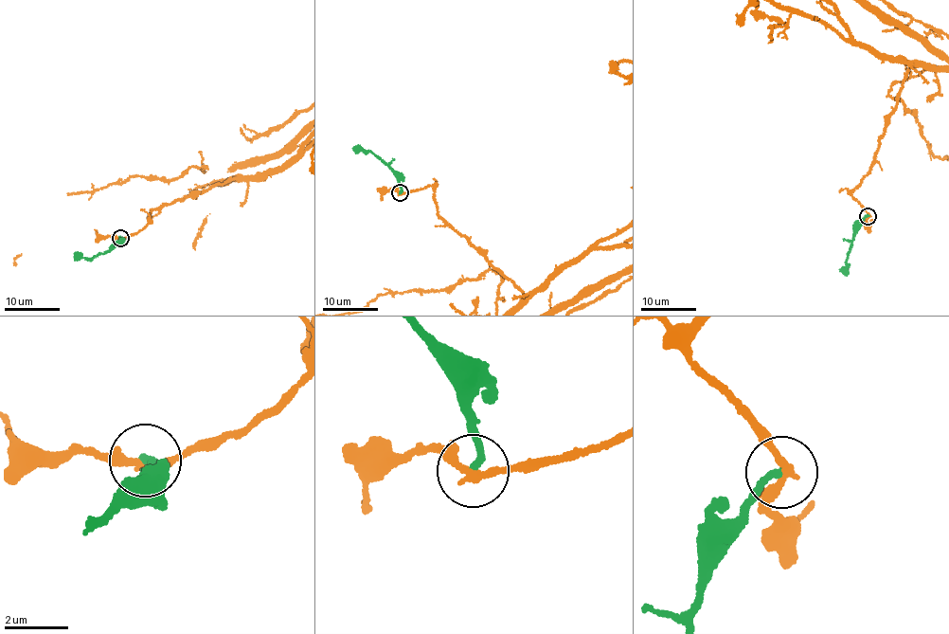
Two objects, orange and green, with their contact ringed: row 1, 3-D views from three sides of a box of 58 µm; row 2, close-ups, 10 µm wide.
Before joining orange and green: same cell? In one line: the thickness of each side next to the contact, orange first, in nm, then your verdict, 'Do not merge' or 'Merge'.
Thickness 240 nm (orange) against 240 nm. Do not merge

